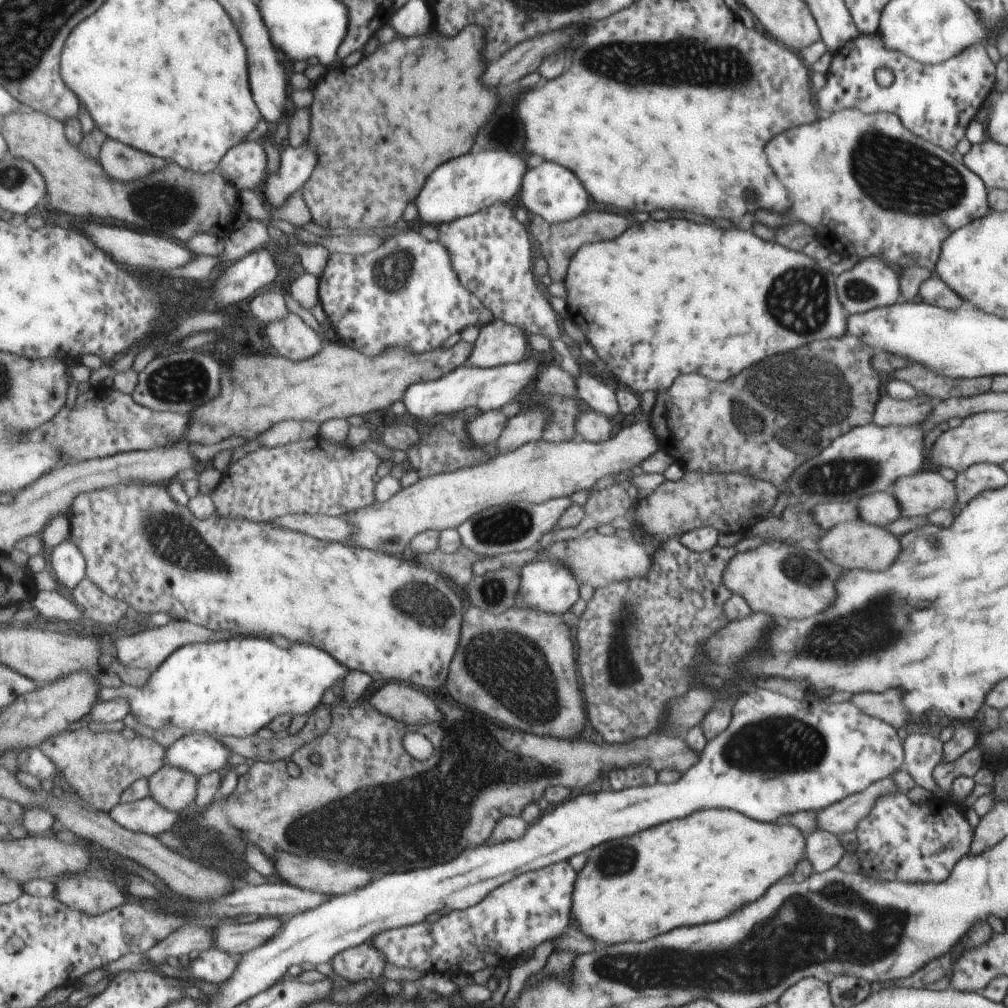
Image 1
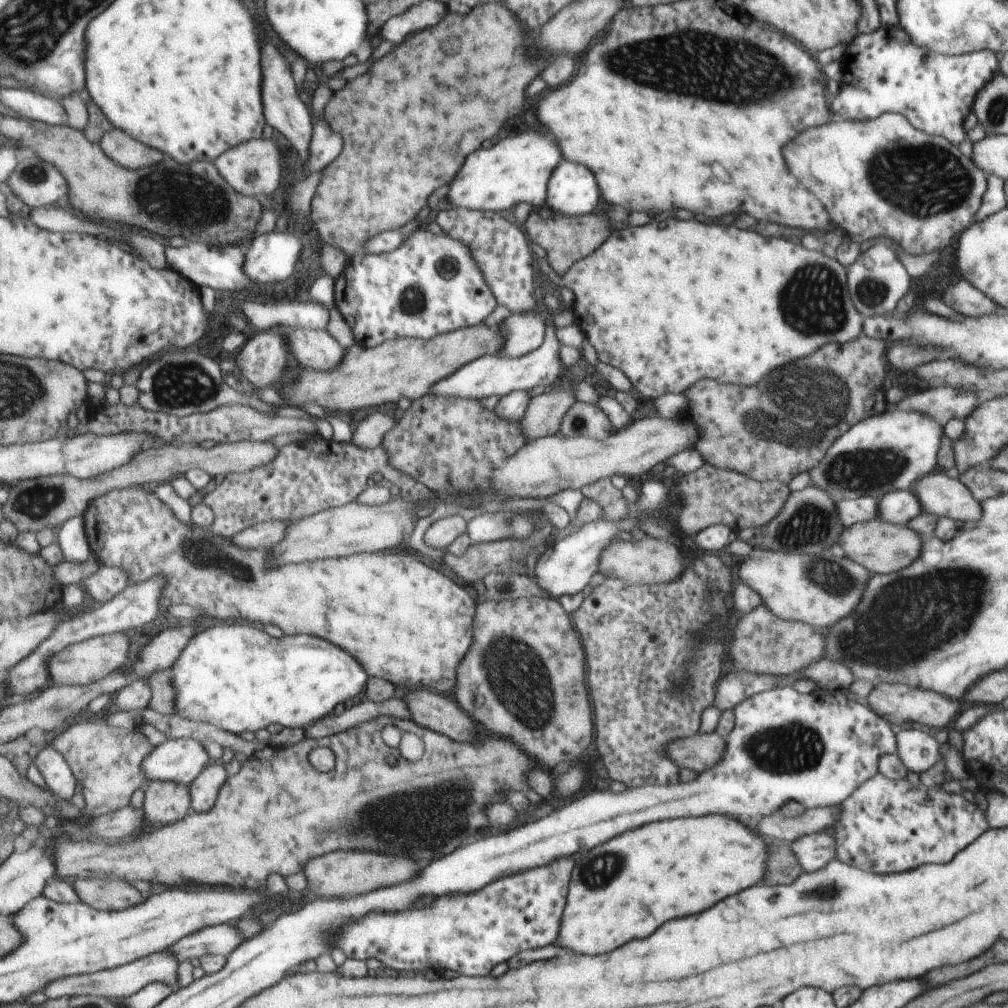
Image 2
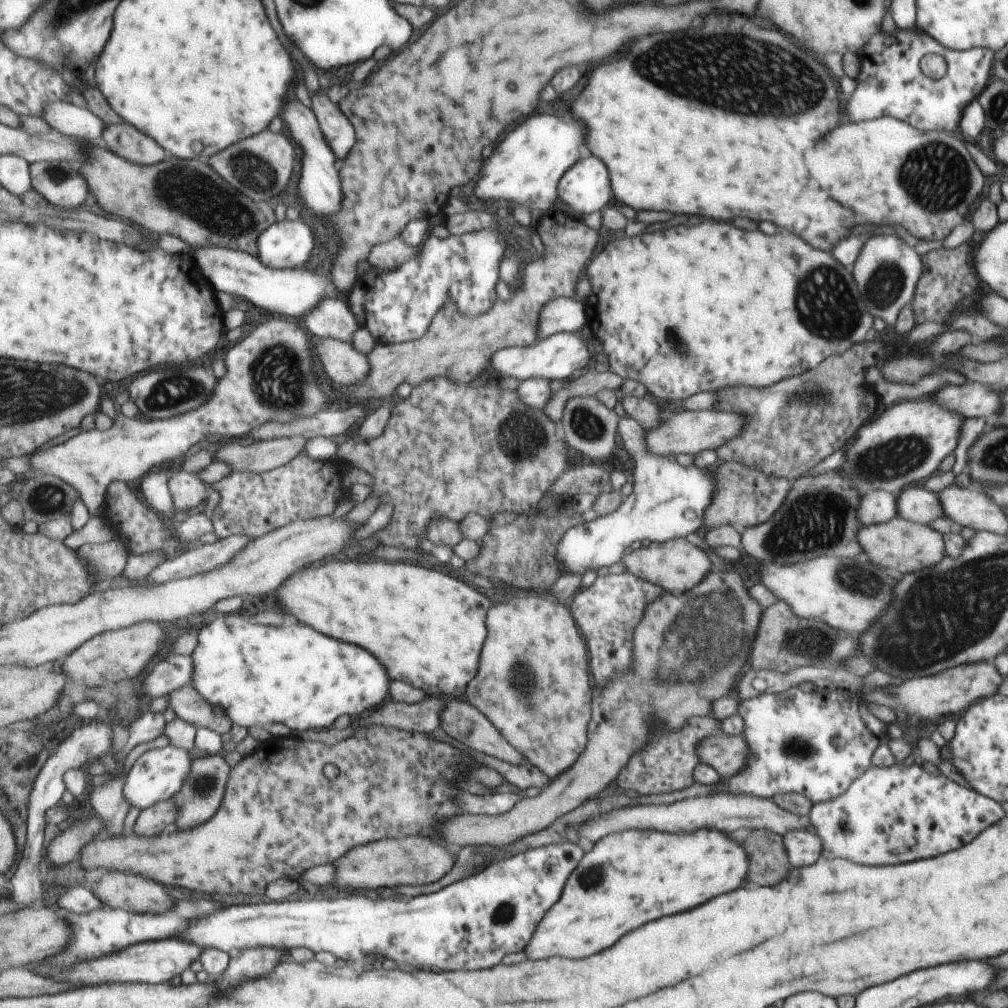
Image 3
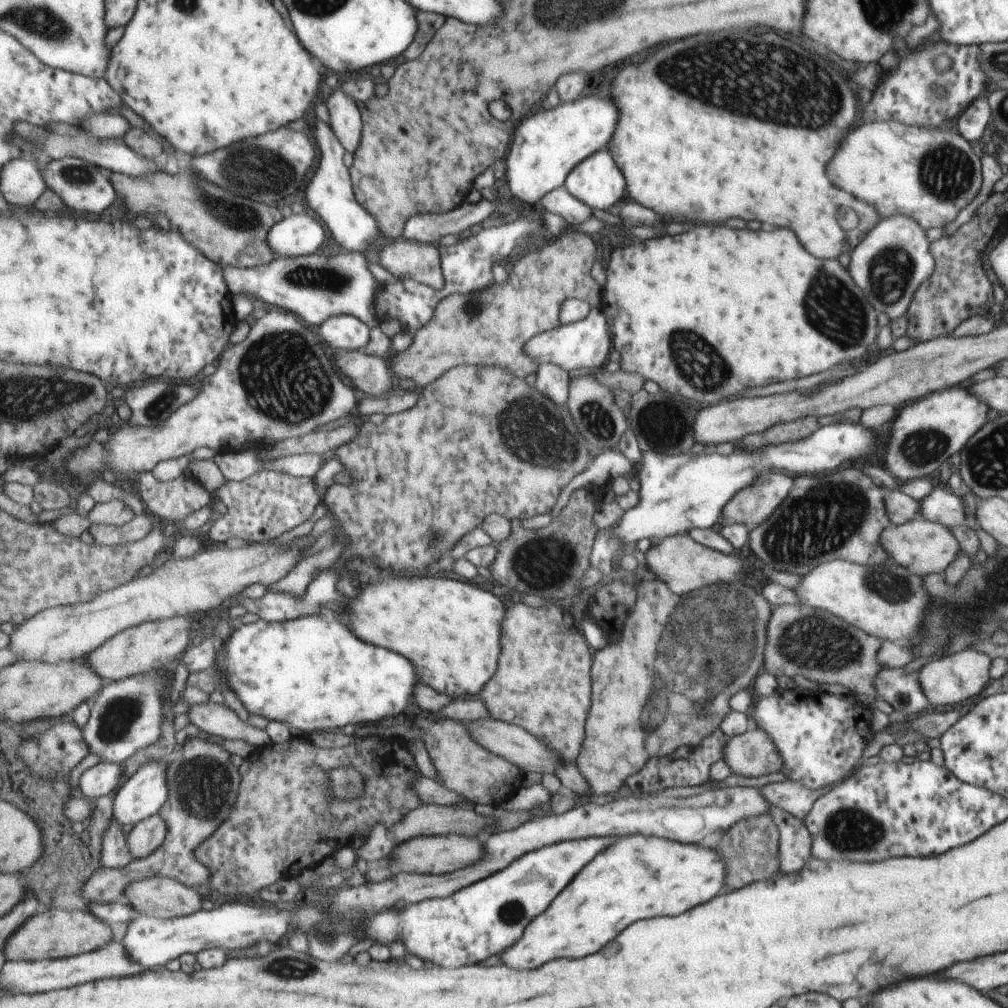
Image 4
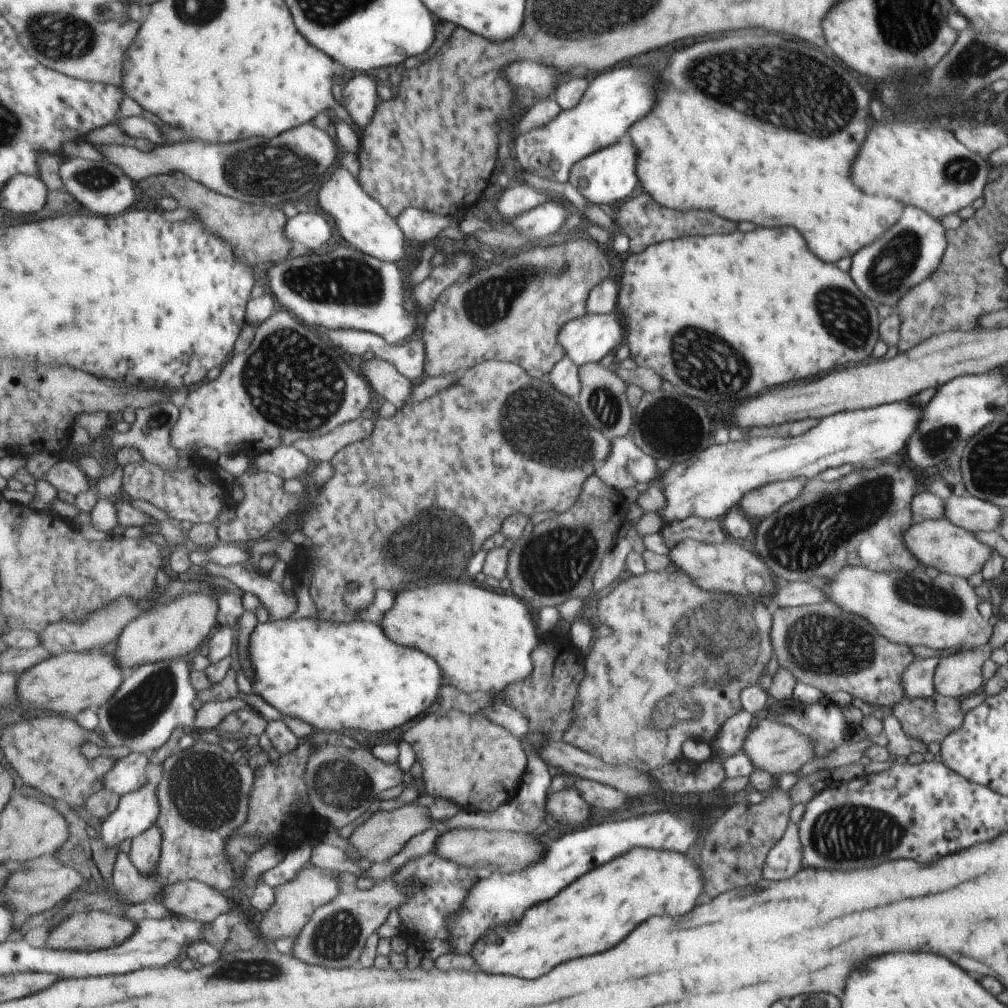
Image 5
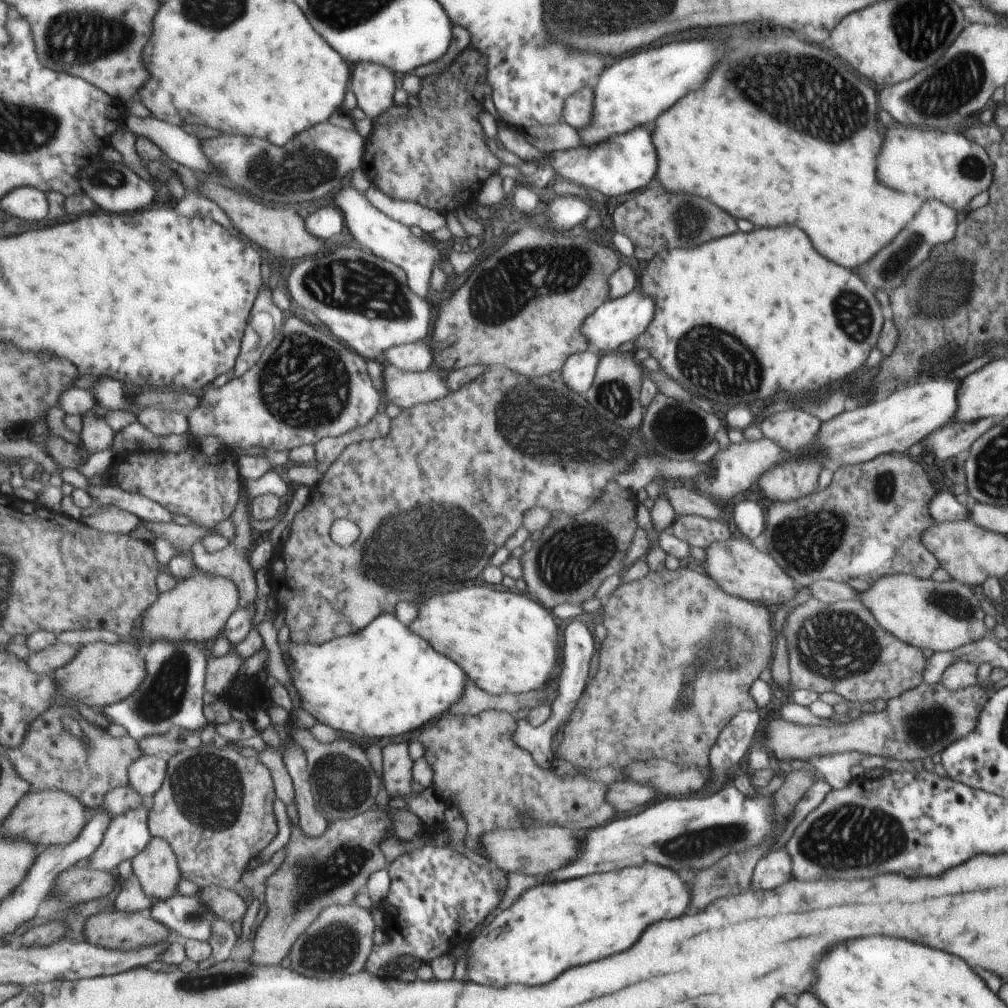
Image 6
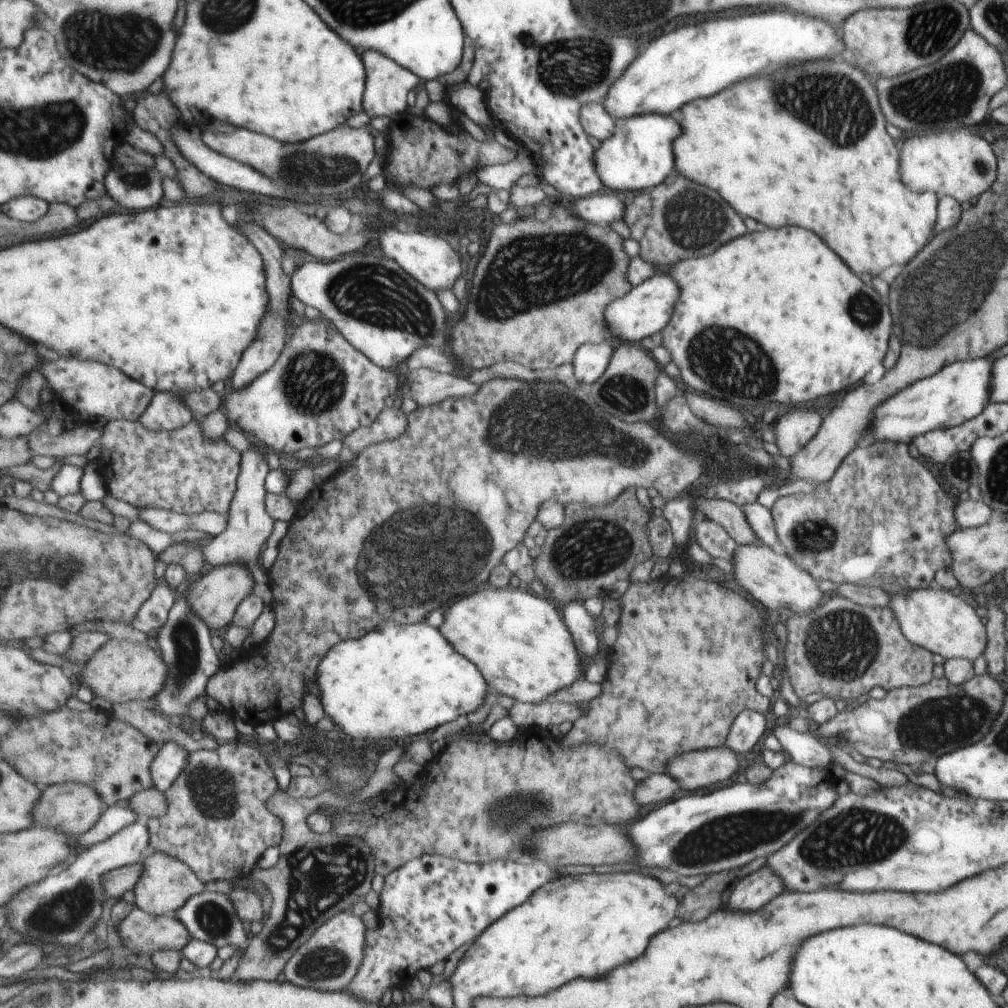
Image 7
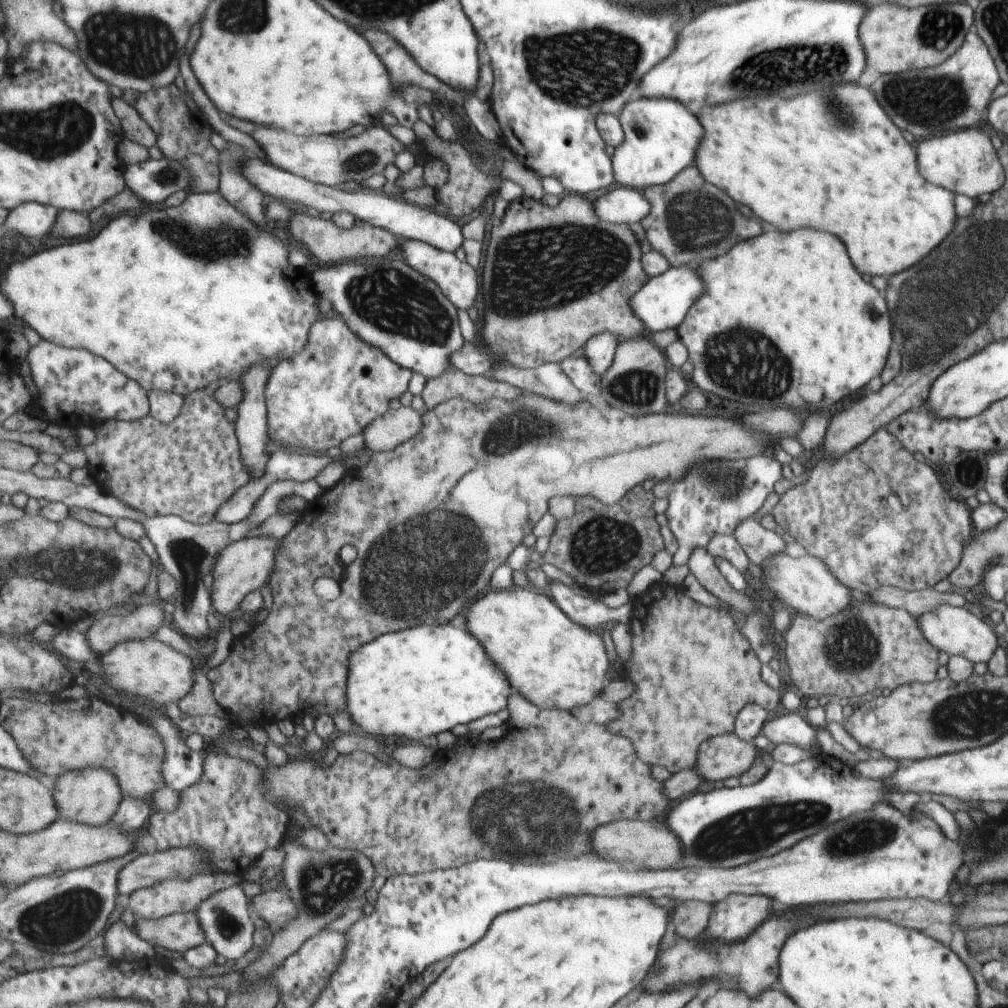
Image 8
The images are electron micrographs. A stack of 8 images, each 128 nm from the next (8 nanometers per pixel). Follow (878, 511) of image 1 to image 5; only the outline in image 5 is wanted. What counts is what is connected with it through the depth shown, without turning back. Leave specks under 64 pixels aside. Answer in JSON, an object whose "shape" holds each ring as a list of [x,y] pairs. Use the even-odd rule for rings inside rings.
{"shape":[[[968,492],[962,496],[952,494],[944,502],[944,519],[948,518],[952,524],[970,532],[994,531],[1002,514],[1003,509]]]}

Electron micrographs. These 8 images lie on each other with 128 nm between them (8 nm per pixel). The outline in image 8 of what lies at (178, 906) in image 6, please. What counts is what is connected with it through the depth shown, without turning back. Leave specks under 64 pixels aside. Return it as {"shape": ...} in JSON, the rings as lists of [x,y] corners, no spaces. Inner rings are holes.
{"shape":[[[236,885],[222,892],[216,892],[214,896],[203,901],[197,911],[200,924],[206,930],[208,942],[212,943],[226,959],[240,960],[250,952],[250,948],[254,948],[252,934],[257,920],[250,907],[244,886]]]}

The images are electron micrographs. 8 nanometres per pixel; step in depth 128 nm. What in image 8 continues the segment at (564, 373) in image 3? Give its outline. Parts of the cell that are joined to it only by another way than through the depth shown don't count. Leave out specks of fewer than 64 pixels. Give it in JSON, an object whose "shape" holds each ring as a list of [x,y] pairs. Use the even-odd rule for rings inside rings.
{"shape":[[[688,266],[670,267],[666,272],[648,280],[648,283],[631,297],[628,306],[644,322],[646,334],[651,335],[660,330],[677,328],[687,318],[692,306],[704,294],[704,280],[694,268]]]}

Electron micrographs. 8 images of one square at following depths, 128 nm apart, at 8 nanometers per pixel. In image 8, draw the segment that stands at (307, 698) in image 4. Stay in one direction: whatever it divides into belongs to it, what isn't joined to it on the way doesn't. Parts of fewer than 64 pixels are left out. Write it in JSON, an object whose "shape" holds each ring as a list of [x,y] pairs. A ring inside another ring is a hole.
{"shape":[[[424,624],[379,636],[348,654],[347,711],[360,734],[424,740],[508,707],[514,690],[510,688],[504,670],[488,658],[484,646],[468,630],[450,625]]]}

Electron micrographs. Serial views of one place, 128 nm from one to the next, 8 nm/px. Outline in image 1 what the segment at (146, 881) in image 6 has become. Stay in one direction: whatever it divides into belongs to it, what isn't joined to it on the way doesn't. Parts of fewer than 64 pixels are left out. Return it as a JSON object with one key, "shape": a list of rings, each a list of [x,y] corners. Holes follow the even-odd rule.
{"shape":[[[166,765],[151,777],[149,784],[150,793],[156,798],[156,802],[160,802],[164,808],[168,808],[172,812],[182,812],[185,814],[187,813],[188,806],[198,798],[200,777],[192,774],[192,772],[188,772],[188,770]]]}

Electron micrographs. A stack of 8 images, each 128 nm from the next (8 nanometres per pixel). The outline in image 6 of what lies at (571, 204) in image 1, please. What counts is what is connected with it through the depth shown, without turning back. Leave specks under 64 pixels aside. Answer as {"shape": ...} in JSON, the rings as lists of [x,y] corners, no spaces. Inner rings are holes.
{"shape":[[[638,126],[632,128],[632,132],[611,136],[600,144],[552,151],[552,154],[546,156],[546,160],[556,170],[556,174],[566,180],[592,188],[608,198],[624,196],[646,188],[656,177],[656,168],[660,166],[652,134],[651,126]]]}

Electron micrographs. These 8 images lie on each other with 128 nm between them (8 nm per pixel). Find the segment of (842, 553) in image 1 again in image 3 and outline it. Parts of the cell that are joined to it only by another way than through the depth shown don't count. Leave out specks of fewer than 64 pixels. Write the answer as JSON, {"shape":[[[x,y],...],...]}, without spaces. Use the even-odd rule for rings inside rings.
{"shape":[[[898,515],[892,517],[888,522],[872,524],[860,528],[856,536],[858,544],[864,544],[862,552],[872,560],[874,566],[880,566],[892,574],[910,574],[918,572],[930,566],[936,566],[942,558],[946,545],[944,537],[928,525],[902,520]]]}

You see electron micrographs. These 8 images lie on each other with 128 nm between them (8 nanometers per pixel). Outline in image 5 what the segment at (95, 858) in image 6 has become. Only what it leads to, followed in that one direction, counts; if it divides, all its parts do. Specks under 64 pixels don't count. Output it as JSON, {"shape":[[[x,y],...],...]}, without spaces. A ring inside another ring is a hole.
{"shape":[[[146,784],[142,790],[124,794],[120,798],[120,806],[114,814],[102,824],[101,834],[108,848],[120,848],[126,840],[134,840],[142,836],[152,826],[156,825],[162,812],[159,796],[159,786]]]}

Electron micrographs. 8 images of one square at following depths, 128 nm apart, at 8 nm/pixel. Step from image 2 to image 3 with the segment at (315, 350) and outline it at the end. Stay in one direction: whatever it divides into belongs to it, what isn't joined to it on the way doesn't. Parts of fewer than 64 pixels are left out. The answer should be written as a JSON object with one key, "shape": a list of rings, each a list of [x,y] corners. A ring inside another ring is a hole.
{"shape":[[[324,338],[318,346],[318,354],[326,364],[326,370],[334,384],[350,386],[360,384],[370,374],[371,364],[363,353],[354,349],[354,346],[338,338]]]}

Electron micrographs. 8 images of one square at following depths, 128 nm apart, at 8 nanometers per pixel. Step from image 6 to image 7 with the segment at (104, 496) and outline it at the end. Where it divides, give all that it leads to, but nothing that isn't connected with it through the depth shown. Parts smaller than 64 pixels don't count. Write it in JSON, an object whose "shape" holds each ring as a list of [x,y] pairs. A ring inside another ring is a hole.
{"shape":[[[139,508],[138,514],[143,521],[164,532],[206,532],[218,537],[228,530],[229,514],[206,512],[206,514],[185,515],[164,508]]]}

